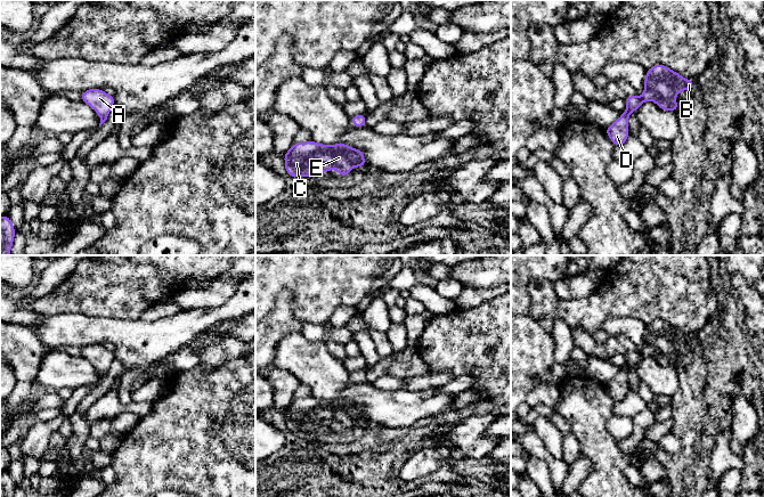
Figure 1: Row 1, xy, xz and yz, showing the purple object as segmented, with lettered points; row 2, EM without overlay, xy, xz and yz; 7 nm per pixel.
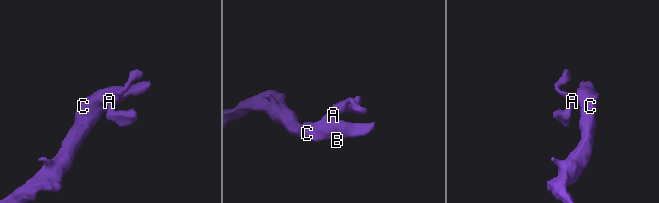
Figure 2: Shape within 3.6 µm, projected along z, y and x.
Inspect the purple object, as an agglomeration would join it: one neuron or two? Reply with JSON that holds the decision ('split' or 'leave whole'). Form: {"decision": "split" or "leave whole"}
{"decision": "leave whole"}

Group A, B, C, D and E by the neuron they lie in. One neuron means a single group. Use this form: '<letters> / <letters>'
A B C D E

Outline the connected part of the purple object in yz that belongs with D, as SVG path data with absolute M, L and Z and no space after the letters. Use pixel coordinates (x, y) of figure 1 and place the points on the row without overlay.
M663 319L652 321L647 325L643 350L641 352L627 350L626 366L604 385L605 389L616 402L623 401L629 389L631 367L636 367L645 356L652 356L660 365L676 368L680 361L675 357L676 350L682 345L692 345L694 341L694 336L684 334Z

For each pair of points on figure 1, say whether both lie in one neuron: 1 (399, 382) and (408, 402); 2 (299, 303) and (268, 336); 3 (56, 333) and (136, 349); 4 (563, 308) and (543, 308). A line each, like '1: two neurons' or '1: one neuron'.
1: two neurons
2: two neurons
3: one neuron
4: two neurons

